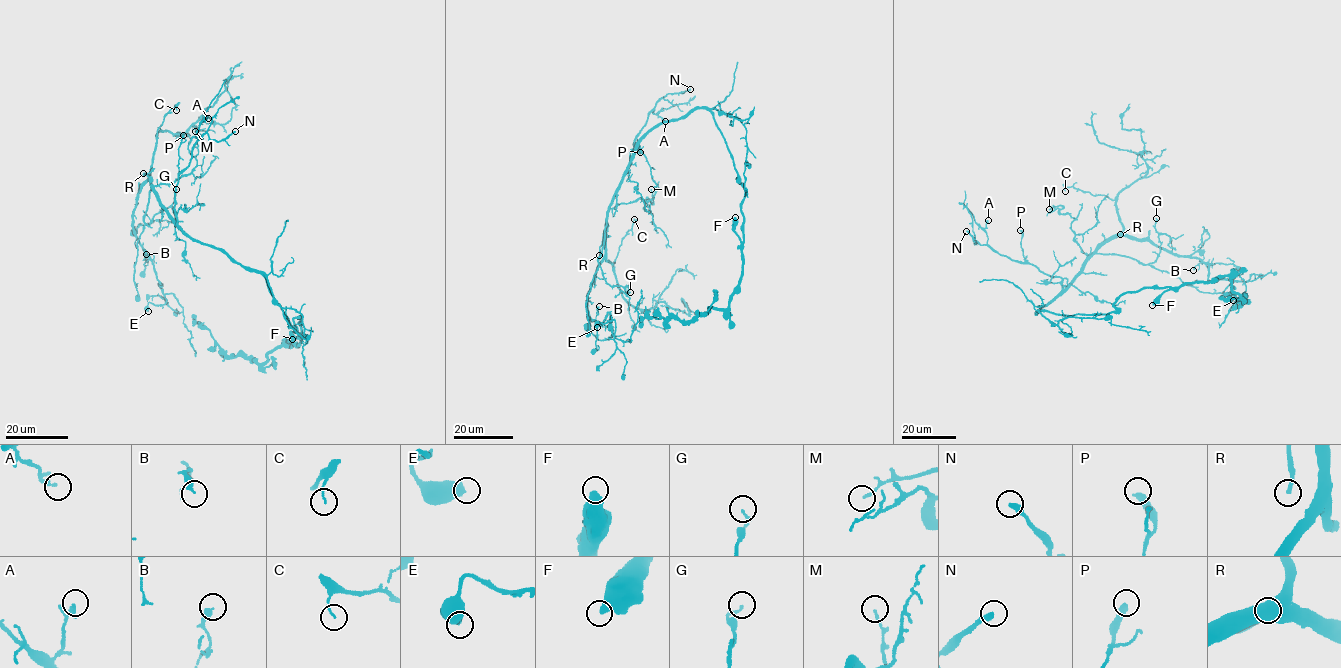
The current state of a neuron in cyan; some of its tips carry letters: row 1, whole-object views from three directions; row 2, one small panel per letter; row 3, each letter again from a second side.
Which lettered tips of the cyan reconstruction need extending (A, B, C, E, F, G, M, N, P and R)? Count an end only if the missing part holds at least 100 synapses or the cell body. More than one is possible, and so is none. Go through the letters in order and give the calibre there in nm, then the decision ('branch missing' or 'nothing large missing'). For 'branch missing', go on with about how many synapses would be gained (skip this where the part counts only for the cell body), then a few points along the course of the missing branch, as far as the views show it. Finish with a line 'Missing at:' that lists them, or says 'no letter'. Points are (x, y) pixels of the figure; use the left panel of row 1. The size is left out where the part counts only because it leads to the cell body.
A: 200 nm | nothing large missing
B: 280 nm | nothing large missing
C: 80 nm | nothing large missing
E: 550 nm | nothing large missing
F: 500 nm | nothing large missing
G: 150 nm | nothing large missing
M: 130 nm | nothing large missing
N: 320 nm | nothing large missing
P: 360 nm | nothing large missing
R: 220 nm | branch missing | (143, 173), (137, 169), (138, 165), (164, 175), (179, 172), (196, 197)
Missing at: R

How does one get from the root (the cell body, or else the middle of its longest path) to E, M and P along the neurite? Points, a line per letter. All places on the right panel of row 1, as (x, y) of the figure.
E: (1041, 306), (1086, 257), (1122, 235), (1208, 264), (1208, 281), (1233, 281), (1224, 291), (1233, 300)
M: (1041, 306), (1064, 289), (1086, 258), (1071, 228), (1077, 219), (1061, 214), (1061, 205), (1049, 209)
P: (1041, 306), (1060, 292), (1062, 279), (1044, 274), (1026, 260), (1020, 230)

